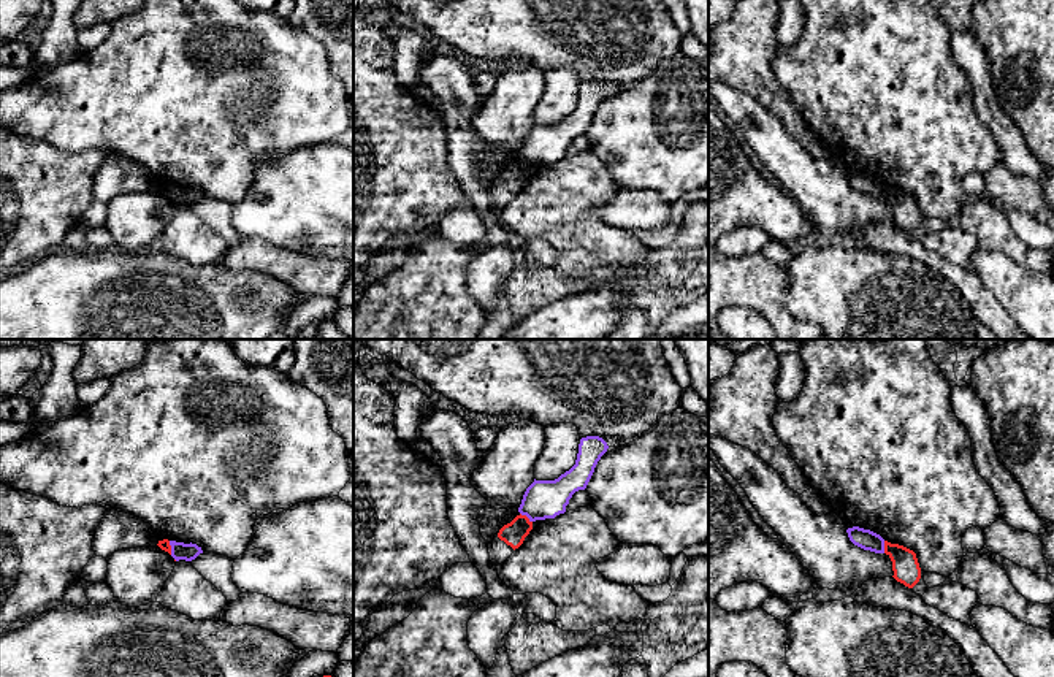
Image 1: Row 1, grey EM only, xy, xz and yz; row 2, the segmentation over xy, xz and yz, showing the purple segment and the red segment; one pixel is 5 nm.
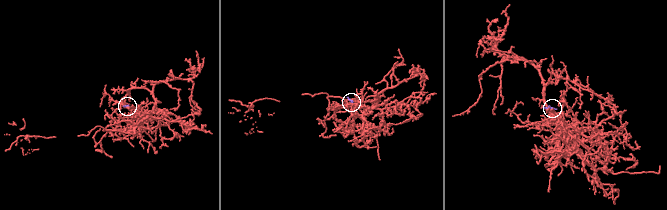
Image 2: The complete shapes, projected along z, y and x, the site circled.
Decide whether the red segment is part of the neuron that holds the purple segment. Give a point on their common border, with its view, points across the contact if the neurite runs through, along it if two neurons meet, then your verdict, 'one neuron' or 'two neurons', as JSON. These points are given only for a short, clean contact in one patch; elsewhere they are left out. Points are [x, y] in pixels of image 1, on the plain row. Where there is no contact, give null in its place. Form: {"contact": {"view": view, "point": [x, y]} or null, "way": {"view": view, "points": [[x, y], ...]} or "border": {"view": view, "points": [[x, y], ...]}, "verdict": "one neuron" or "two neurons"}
{"contact": {"view": "xz", "point": [526, 160]}, "border": {"view": "xz", "points": [[520, 157], [531, 167]]}, "verdict": "two neurons"}

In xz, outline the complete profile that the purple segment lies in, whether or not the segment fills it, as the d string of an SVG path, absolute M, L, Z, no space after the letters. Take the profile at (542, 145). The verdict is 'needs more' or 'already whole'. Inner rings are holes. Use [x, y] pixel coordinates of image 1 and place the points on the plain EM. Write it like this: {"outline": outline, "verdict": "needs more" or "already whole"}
{"outline": "M599 81L582 82L575 109L555 125L534 124L523 140L518 157L526 160L529 166L564 159L572 140L586 133L598 106L607 94L607 87Z", "verdict": "already whole"}

